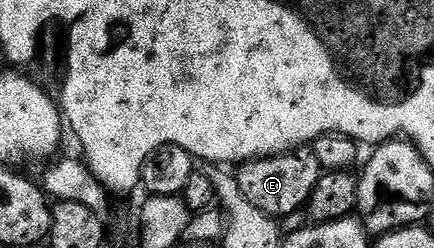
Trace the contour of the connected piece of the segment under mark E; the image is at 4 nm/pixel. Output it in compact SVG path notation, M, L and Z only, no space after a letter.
M311 147L293 149L289 153L280 153L274 157L260 157L254 161L246 161L236 170L239 191L243 191L243 199L251 203L263 215L274 219L289 217L308 206L311 191L315 191L315 183L319 183L323 170L319 163L319 155Z

